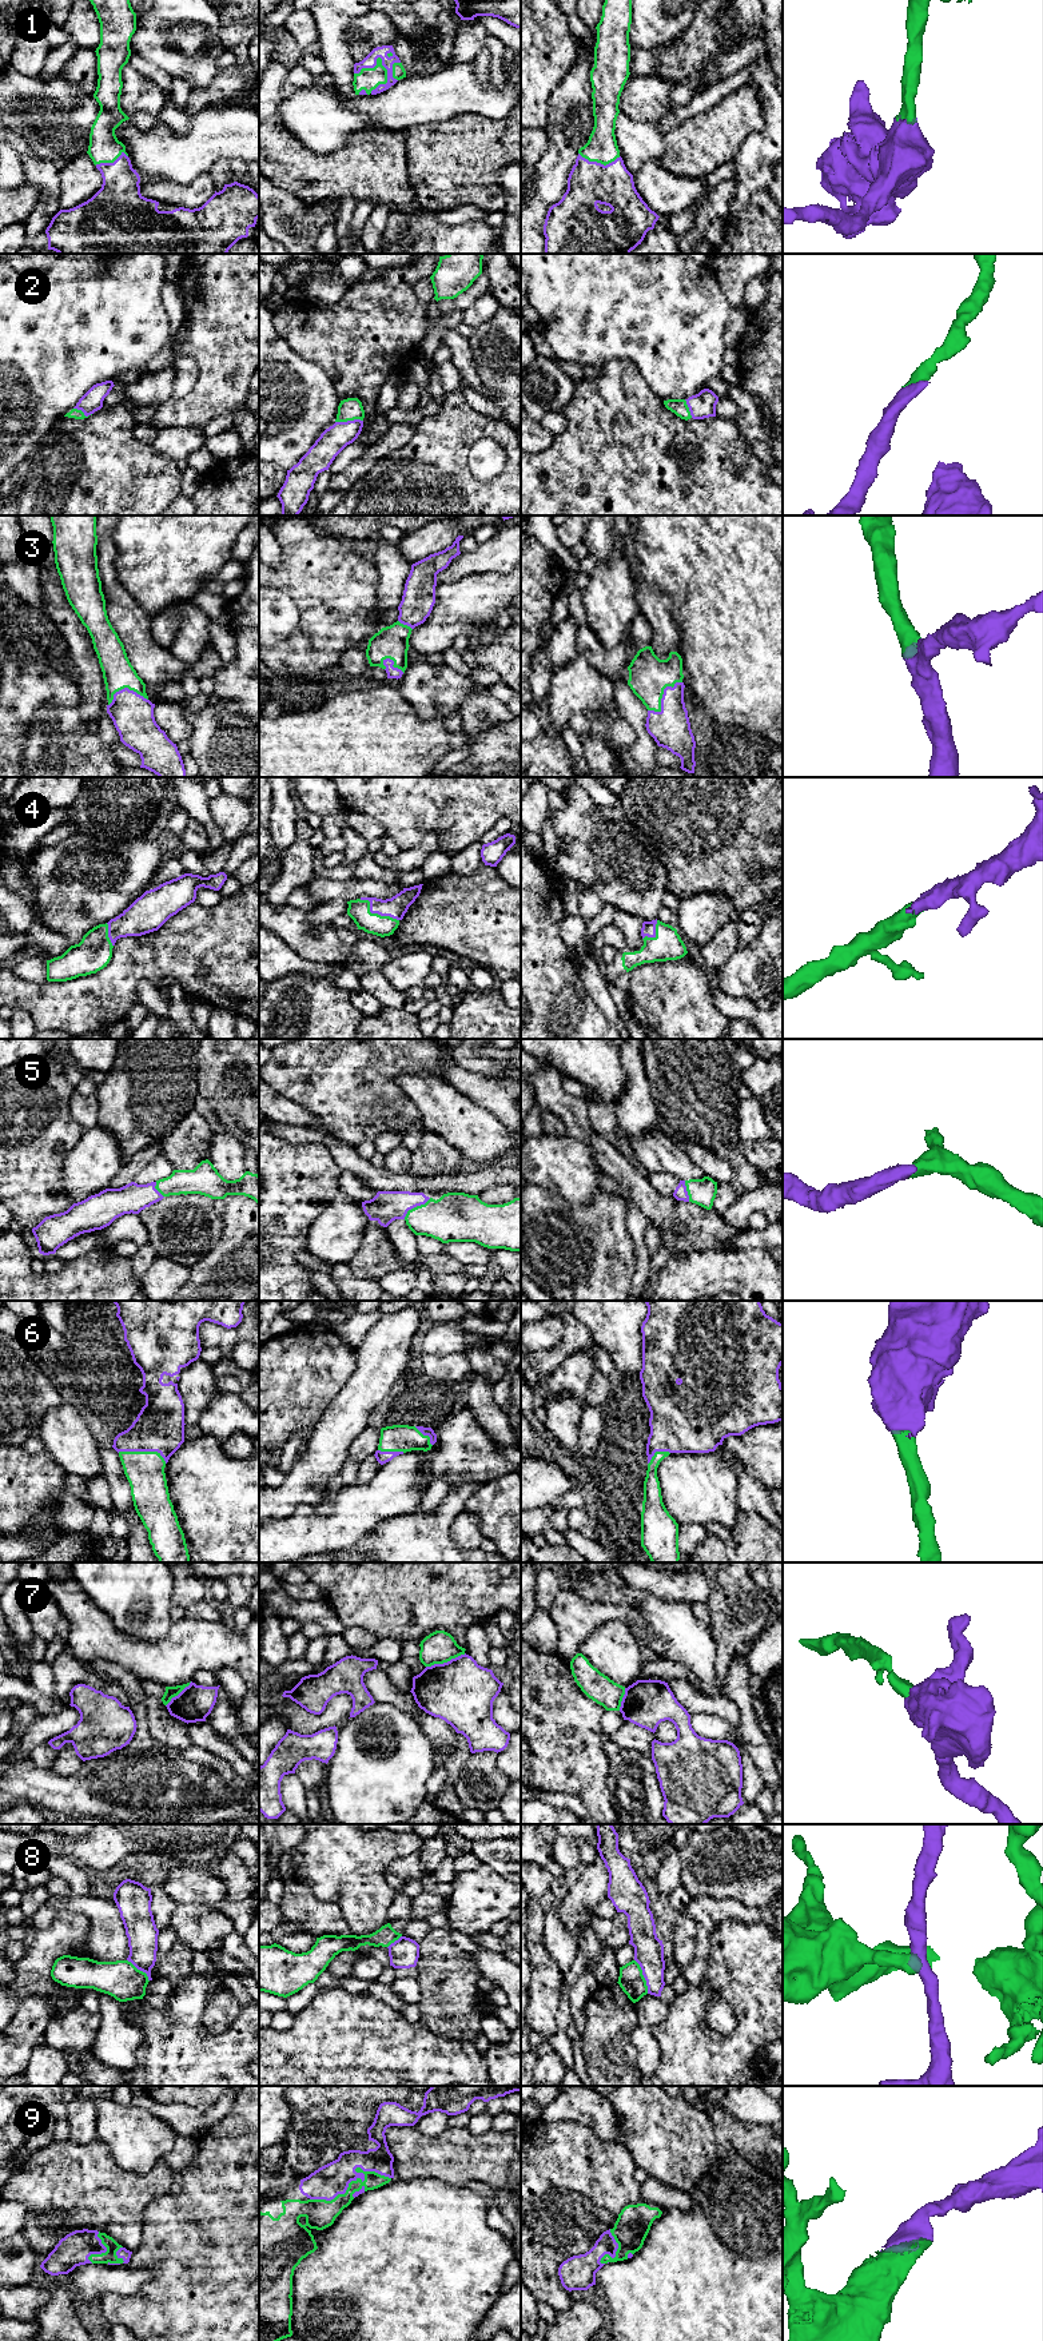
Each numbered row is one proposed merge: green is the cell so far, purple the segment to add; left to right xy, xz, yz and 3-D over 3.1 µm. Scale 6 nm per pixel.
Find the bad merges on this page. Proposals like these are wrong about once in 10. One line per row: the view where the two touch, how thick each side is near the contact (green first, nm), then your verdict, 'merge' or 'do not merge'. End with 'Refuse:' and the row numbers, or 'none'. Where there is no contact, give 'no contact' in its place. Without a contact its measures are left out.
1: xz | 140/80 nm | merge
2: xz | 140/160 nm | merge
3: yz | 240/240 nm | merge
4: xz | 130/130 nm | merge
5: xz | 300/190 nm | merge
6: xy | 240/300 nm | merge
7: xz | 200/400 nm | do not merge
8: yz | 150/180 nm | do not merge
9: xz | 170/200 nm | merge
Refuse: 7, 8

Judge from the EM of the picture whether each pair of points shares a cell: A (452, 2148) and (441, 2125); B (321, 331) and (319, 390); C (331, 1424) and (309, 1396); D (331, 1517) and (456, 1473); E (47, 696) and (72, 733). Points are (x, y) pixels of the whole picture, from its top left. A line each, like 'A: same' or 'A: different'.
A: different
B: different
C: different
D: same
E: same

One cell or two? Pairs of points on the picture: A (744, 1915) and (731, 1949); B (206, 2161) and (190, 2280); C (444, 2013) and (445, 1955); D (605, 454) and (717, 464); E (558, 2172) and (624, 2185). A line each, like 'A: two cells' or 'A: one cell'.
A: two cells
B: one cell
C: one cell
D: one cell
E: one cell

